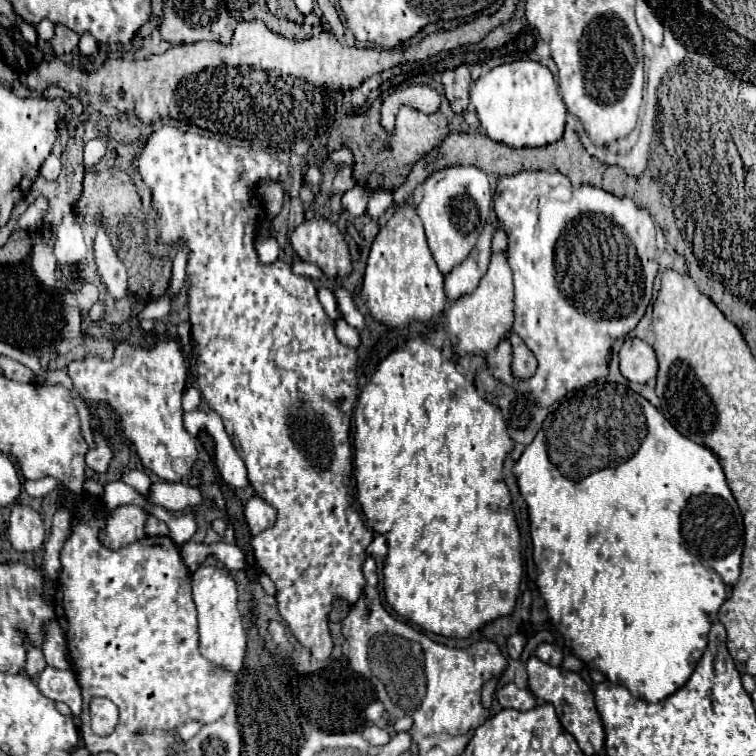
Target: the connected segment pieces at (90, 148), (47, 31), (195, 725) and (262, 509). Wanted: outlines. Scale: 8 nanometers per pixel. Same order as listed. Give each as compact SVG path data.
M95 138L95 140L89 140L85 144L85 154L83 154L83 162L85 162L85 168L93 168L107 152L107 142L101 140L101 138Z
M45 19L36 26L36 31L39 39L50 41L55 34L55 25L51 21Z
M189 722L189 724L183 724L179 730L175 730L175 734L181 742L187 742L189 738L193 738L193 734L197 734L199 728L201 728L199 722Z
M251 496L245 506L245 520L251 534L259 534L275 524L277 510L269 502L265 502L261 496Z

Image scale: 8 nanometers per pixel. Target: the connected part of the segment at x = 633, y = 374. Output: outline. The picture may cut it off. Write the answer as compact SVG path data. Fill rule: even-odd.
M627 338L619 350L619 370L629 382L645 384L657 374L657 360L653 346L639 338Z

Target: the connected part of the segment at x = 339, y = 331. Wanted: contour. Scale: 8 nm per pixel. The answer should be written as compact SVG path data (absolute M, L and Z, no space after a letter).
M339 320L335 324L335 334L341 342L345 342L345 346L353 346L353 348L359 346L359 332L355 328L351 328L345 320Z

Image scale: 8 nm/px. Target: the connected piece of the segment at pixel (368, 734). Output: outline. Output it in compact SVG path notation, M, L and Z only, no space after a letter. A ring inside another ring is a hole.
M369 726L369 728L365 728L363 730L363 738L369 742L369 744L373 744L373 746L383 746L383 744L387 744L391 738L389 738L389 734L387 734L387 730L383 730L383 728L379 728L379 726Z

